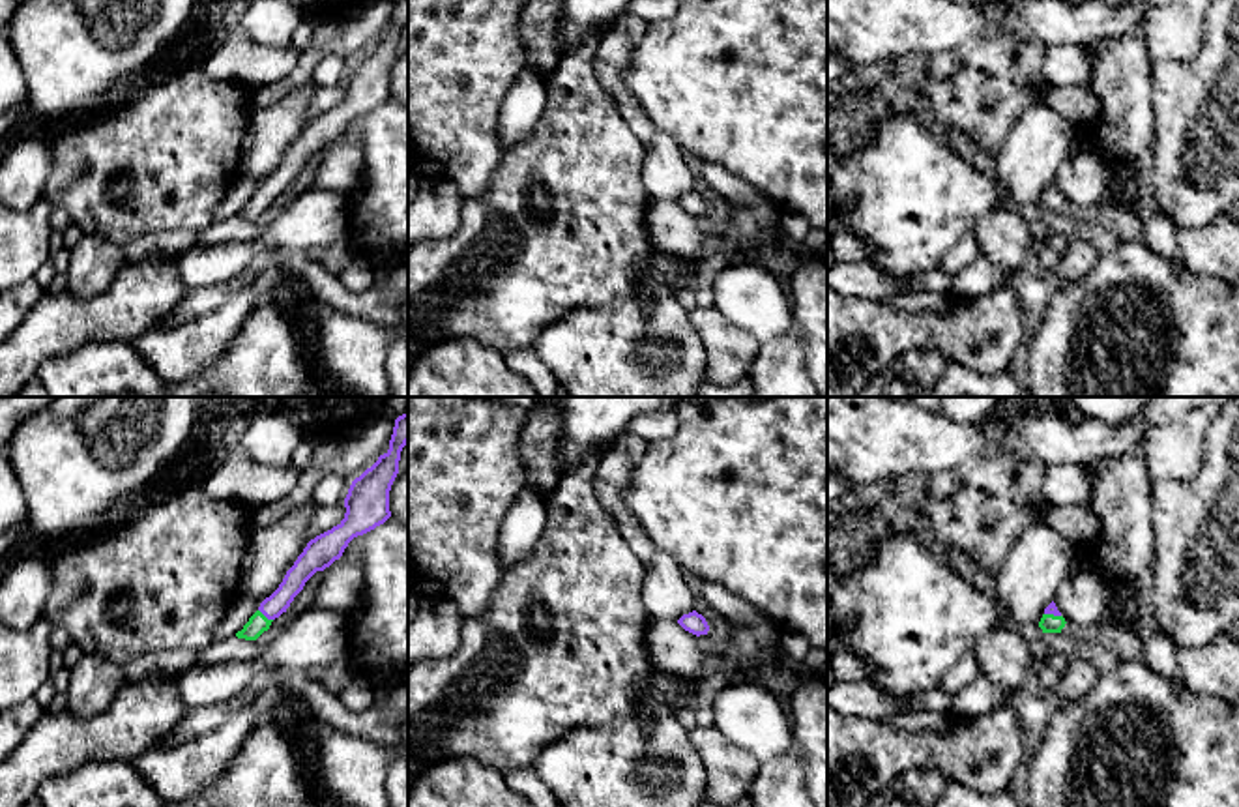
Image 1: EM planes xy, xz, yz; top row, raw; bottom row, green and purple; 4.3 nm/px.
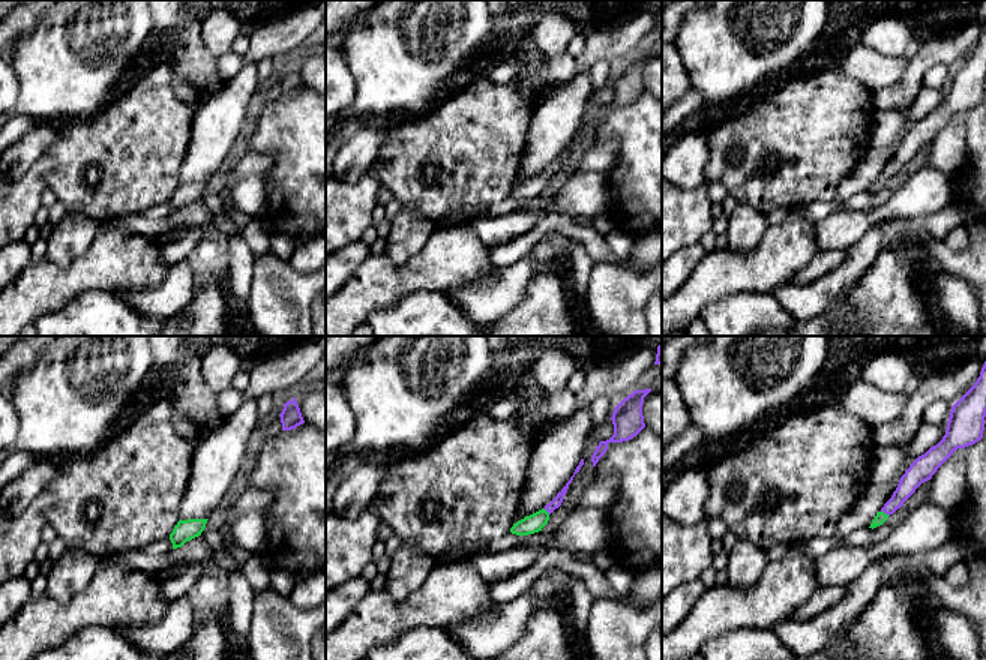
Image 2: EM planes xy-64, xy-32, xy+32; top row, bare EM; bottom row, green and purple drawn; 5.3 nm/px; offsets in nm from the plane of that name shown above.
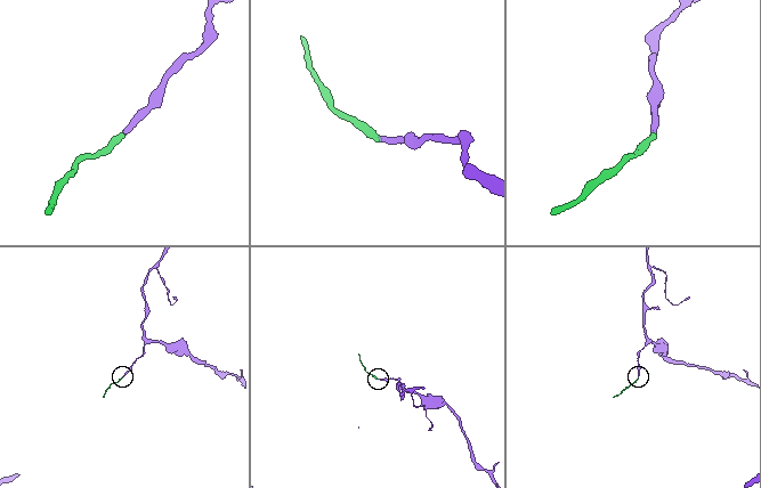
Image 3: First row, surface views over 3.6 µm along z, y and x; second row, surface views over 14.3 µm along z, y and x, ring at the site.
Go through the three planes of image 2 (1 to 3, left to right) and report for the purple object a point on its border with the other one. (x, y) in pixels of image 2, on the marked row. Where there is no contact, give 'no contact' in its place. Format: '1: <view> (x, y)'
1: no contact
2: xy-32 (545, 510)
3: xy+32 (884, 513)

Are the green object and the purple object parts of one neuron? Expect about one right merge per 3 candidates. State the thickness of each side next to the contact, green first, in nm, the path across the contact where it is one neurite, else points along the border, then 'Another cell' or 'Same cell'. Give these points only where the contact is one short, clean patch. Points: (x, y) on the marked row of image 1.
Thickness 90 nm (green) against 100 nm. Path across: xy (257, 624), (264, 616), (272, 607). Same cell

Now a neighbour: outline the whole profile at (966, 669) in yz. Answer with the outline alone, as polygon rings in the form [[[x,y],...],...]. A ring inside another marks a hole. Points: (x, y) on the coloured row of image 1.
[[[969,652],[941,678],[940,689],[945,693],[956,693],[964,689],[979,674],[979,659],[973,655],[973,652]]]

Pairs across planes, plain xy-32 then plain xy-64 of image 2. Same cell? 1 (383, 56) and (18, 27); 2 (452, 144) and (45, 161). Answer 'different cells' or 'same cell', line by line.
1: different cells
2: different cells

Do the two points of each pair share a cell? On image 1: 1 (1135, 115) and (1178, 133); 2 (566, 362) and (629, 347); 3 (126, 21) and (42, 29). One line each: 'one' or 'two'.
1: two
2: one
3: one

